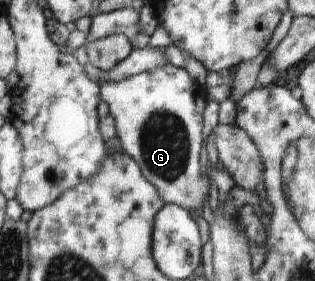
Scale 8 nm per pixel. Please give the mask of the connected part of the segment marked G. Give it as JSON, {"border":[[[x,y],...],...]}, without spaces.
{"border":[[[172,63],[146,72],[124,78],[118,82],[108,81],[105,72],[92,66],[84,65],[87,75],[100,84],[101,100],[108,106],[114,119],[118,140],[124,153],[129,154],[140,167],[144,178],[153,184],[164,203],[174,203],[188,210],[203,208],[208,201],[208,190],[211,179],[202,175],[200,150],[202,150],[202,112],[206,103],[206,87],[196,82],[184,67],[176,67]]]}

